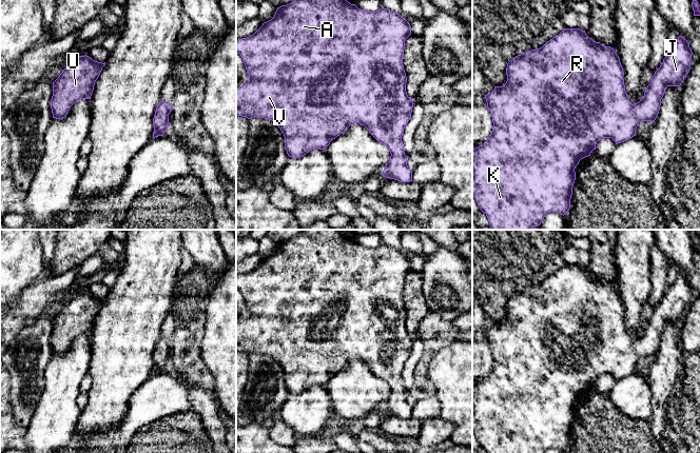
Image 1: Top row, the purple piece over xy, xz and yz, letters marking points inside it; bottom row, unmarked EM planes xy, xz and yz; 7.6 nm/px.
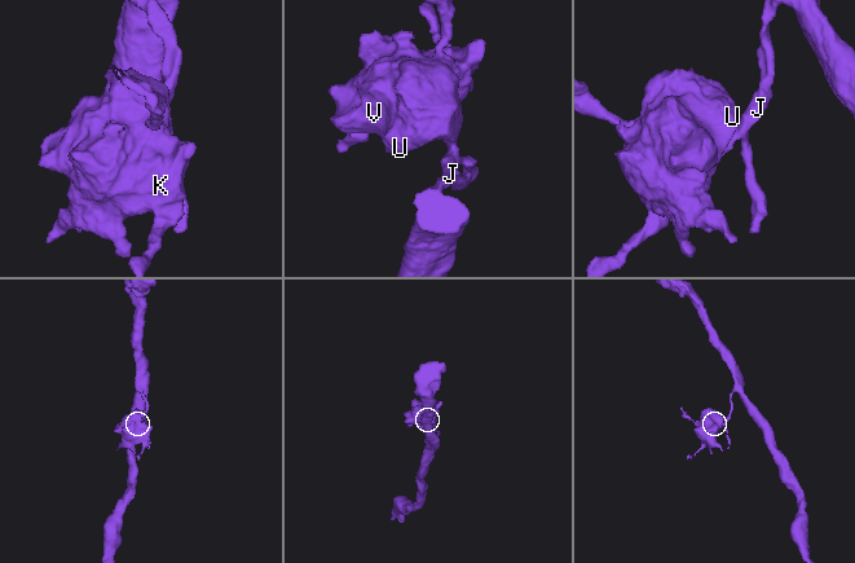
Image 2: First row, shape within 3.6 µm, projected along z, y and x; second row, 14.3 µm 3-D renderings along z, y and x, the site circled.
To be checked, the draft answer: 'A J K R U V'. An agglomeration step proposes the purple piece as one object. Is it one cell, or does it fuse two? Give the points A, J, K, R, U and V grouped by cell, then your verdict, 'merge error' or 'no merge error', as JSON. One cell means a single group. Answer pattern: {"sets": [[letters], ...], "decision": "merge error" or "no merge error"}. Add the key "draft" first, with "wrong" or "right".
{"draft": "right", "sets": [["A", "J", "K", "R", "U", "V"]], "decision": "no merge error"}

